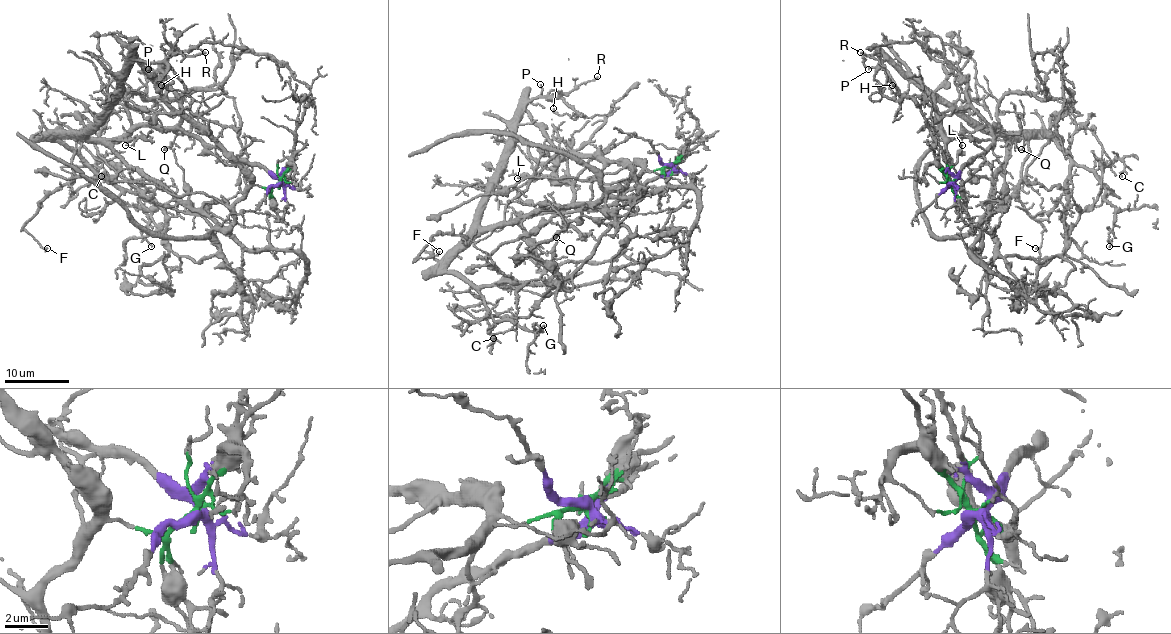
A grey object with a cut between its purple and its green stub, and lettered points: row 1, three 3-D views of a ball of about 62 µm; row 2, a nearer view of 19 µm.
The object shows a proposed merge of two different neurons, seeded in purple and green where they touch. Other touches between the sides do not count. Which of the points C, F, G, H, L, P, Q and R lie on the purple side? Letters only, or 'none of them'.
C, F, G, H, L, P, Q, R

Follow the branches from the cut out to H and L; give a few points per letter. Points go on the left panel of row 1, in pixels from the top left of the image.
H: (278, 182), (178, 129), (135, 126), (117, 137), (88, 136), (136, 60), (165, 63), (185, 89), (160, 86)
L: (278, 182), (262, 168), (204, 145), (178, 129), (135, 126), (112, 139), (138, 137), (125, 145)

